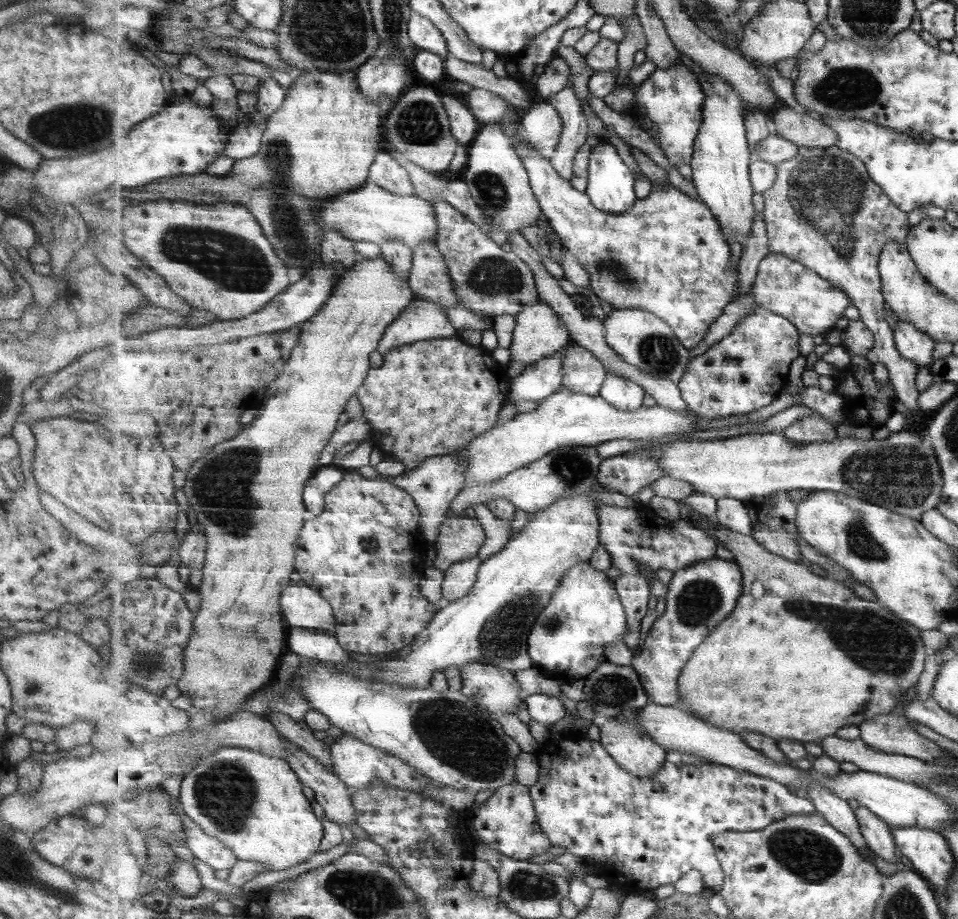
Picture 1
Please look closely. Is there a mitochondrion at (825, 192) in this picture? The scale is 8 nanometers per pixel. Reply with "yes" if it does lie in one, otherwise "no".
yes

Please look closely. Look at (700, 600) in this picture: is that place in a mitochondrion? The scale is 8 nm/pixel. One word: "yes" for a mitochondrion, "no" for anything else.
yes

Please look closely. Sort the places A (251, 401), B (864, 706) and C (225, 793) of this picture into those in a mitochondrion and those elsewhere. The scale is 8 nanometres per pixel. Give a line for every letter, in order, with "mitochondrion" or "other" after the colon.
A: other
B: mitochondrion
C: mitochondrion

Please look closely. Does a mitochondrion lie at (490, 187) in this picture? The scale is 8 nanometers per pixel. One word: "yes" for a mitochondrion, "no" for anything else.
yes

